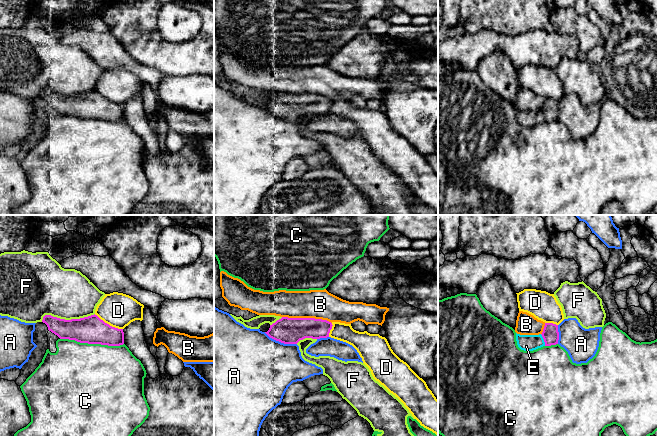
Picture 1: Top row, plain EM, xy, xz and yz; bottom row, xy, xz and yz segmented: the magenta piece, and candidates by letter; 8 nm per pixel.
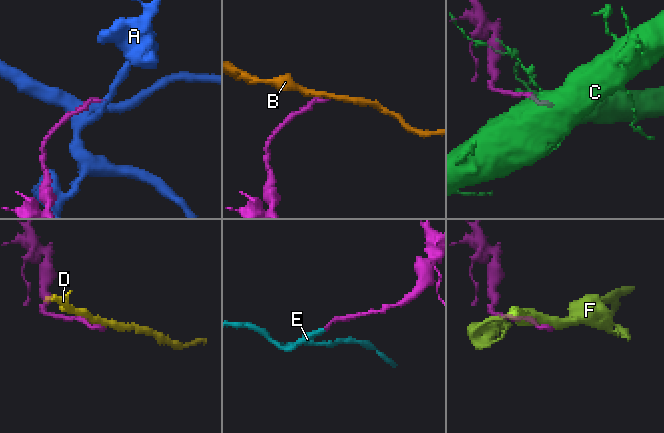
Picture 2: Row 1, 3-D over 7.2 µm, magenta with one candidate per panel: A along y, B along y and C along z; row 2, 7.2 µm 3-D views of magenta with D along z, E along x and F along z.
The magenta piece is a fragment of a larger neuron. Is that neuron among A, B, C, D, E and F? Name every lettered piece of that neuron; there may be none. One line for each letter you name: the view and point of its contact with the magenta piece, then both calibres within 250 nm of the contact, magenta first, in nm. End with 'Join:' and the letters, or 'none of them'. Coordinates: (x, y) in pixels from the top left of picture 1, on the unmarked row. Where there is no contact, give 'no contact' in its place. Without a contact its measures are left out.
E: yz (544, 116) | 140/130 nm
Join: E

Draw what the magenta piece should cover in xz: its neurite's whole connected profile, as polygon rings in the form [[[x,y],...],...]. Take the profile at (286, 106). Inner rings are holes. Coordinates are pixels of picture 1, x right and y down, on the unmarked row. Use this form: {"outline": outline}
{"outline": [[[282,93],[265,108],[270,114],[284,120],[297,120],[305,114],[320,115],[329,113],[332,99],[315,94]]]}

